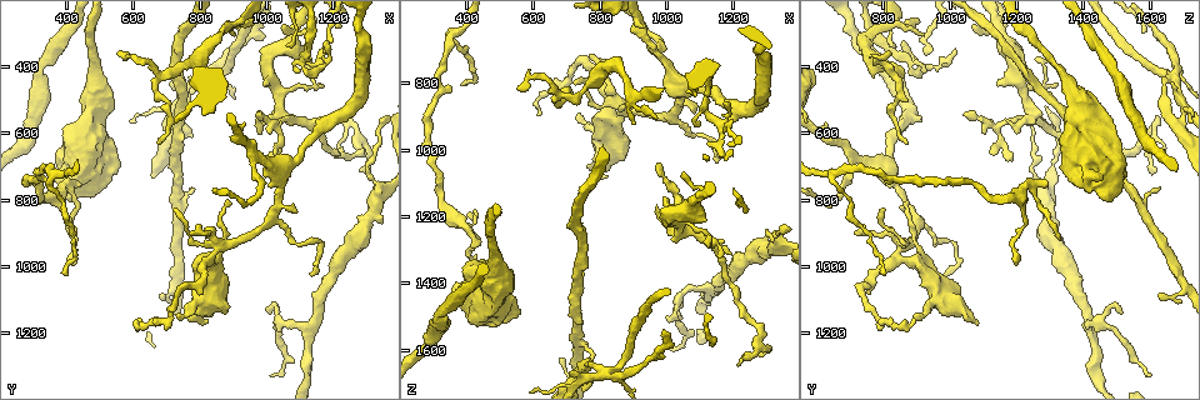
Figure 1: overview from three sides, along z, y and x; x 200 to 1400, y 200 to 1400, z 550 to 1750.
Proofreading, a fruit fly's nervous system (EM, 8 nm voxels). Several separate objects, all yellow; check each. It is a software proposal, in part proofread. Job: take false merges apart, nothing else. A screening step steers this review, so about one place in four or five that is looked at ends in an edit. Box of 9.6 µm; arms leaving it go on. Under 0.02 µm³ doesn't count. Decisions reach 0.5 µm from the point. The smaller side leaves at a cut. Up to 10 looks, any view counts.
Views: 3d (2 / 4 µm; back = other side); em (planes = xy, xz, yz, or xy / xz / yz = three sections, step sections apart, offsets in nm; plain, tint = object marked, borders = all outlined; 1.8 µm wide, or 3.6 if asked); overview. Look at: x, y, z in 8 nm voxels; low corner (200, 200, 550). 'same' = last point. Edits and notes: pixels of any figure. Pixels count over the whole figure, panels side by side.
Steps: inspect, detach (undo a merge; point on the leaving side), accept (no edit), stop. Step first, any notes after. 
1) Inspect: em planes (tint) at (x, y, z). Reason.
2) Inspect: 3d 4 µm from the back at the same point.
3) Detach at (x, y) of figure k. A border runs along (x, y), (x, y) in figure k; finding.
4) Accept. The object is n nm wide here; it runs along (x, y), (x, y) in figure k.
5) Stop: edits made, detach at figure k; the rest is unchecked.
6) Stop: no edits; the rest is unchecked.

Inspect: em planes (tint) at (1290, 660, 1540).

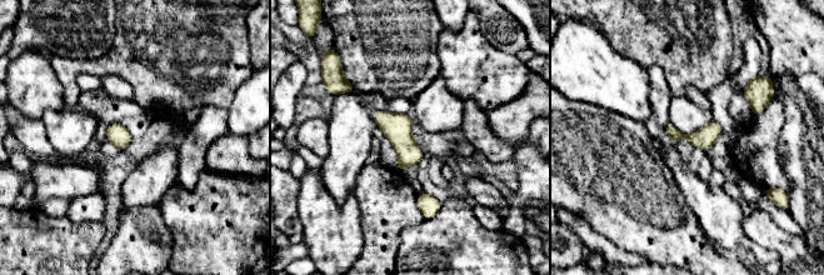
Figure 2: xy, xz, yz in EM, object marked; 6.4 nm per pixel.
Accept. All the same neuron.

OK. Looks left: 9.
Inspect: 3d 4 µm at (850, 920, 830). Sharp bend.

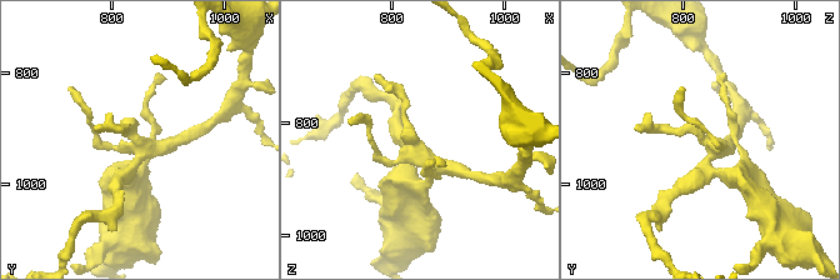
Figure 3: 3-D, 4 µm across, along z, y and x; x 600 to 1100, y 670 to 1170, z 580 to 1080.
Inspect: em yz step 16 (tint) at (845, 915, 835).

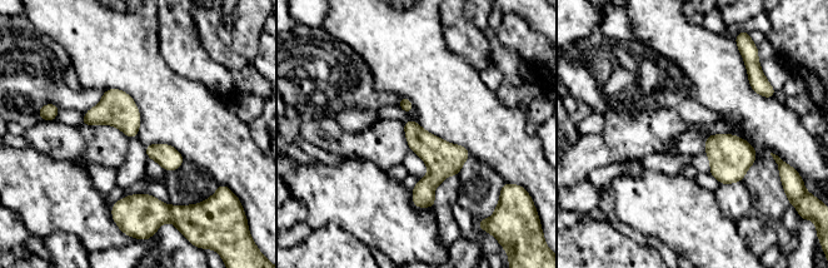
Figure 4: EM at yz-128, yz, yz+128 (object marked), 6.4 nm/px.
Inspect: em planes (tint) at the same point. Cut it another way.

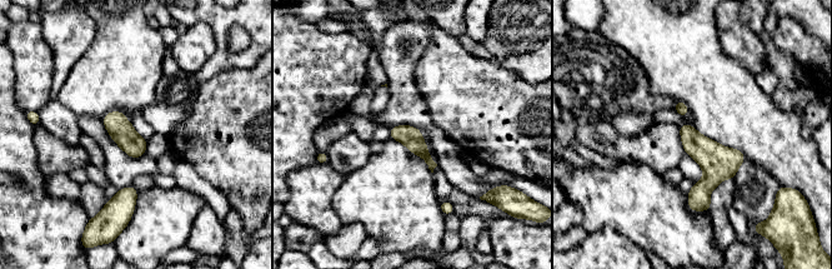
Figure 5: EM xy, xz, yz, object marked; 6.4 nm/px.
Accept. The object is 140 nm wide here; all the same neuron.

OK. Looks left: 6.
Inspect: em 3.6 µm planes (tint) at (360, 730, 660). A fork.

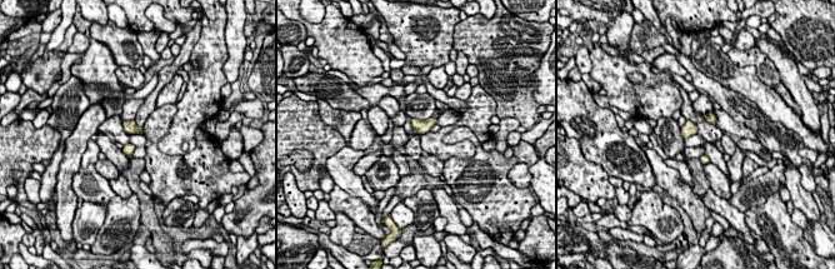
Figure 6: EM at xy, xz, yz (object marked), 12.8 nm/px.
Accept. The object is 170 nm wide here; all the same neuron.

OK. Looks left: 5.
Inspect: em planes (tint) at (1040, 720, 820).

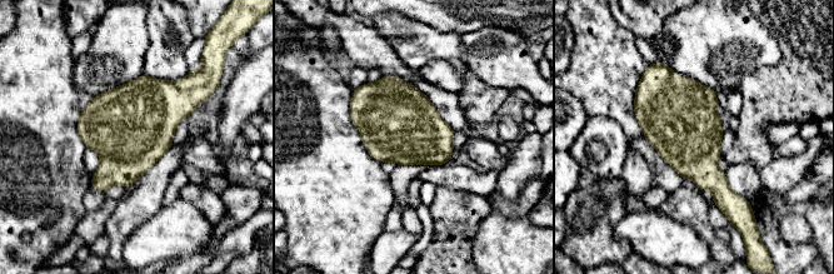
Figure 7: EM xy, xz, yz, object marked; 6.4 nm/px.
Accept. Continuous, no second neuron.

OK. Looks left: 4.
Stop: no edits; the rest is unchecked.

